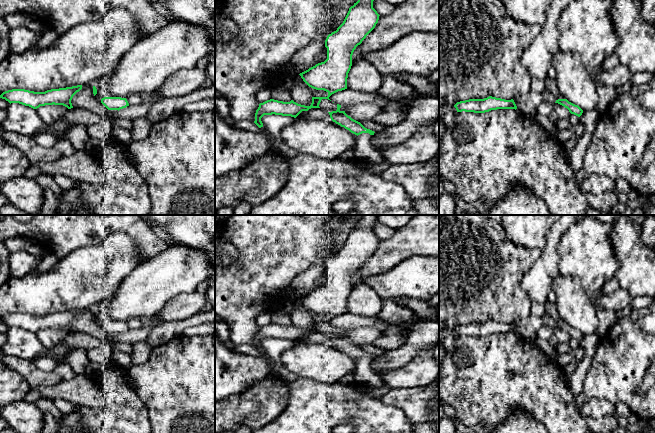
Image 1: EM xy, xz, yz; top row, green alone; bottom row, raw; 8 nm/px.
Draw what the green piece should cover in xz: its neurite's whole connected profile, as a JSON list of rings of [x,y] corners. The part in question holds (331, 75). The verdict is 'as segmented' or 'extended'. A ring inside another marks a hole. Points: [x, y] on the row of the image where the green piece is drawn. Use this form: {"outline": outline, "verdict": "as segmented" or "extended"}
{"outline": [[[358,0],[354,3],[349,8],[343,23],[325,40],[327,59],[299,74],[309,87],[324,90],[328,96],[312,97],[310,106],[298,104],[293,100],[283,102],[270,99],[260,103],[254,121],[259,128],[263,127],[261,118],[264,115],[275,114],[296,118],[302,111],[320,108],[322,99],[330,100],[329,97],[332,94],[347,89],[353,52],[375,28],[379,20],[380,15],[373,8],[373,1]]], "verdict": "as segmented"}

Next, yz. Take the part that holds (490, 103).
{"outline": [[[489,96],[484,99],[469,99],[457,102],[454,107],[457,112],[485,113],[497,109],[517,109],[513,99],[505,100]]], "verdict": "as segmented"}

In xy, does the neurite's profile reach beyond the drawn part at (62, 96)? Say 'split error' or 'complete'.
complete

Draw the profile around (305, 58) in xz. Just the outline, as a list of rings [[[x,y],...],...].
[[[323,41],[311,42],[300,49],[287,63],[283,64],[285,74],[296,76],[318,64],[318,59],[325,43]]]

